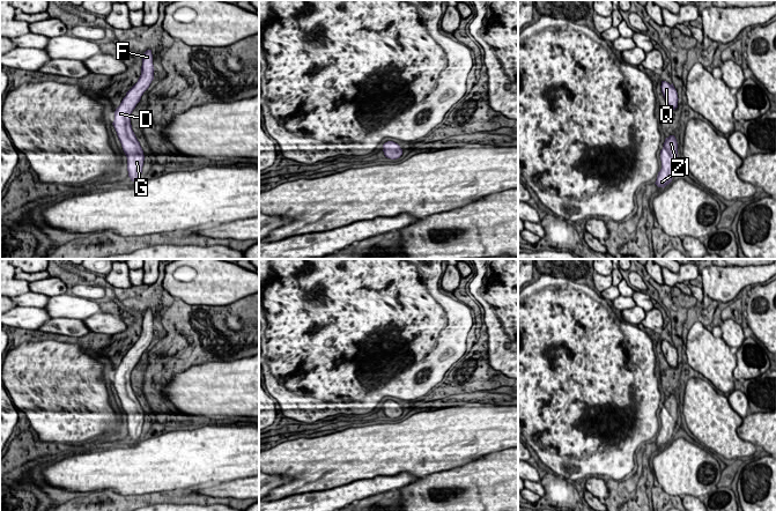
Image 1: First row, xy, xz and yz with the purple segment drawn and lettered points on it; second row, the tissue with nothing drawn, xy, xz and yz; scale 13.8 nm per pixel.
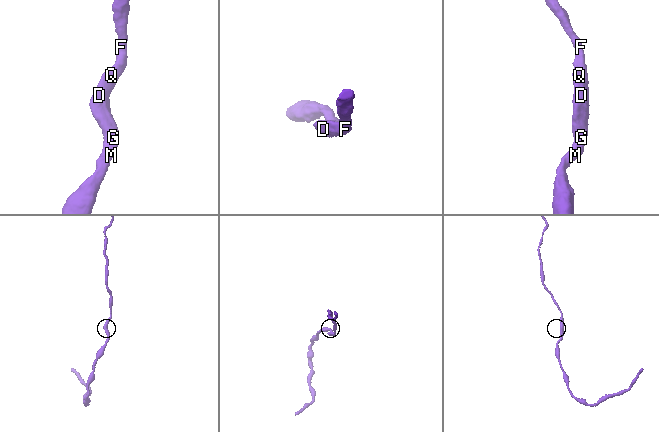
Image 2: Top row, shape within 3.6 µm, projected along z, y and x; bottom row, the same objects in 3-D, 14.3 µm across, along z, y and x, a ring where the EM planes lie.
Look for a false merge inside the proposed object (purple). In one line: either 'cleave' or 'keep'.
keep

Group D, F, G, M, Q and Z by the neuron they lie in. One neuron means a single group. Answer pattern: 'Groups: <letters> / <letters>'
Groups: D F G M Q Z

